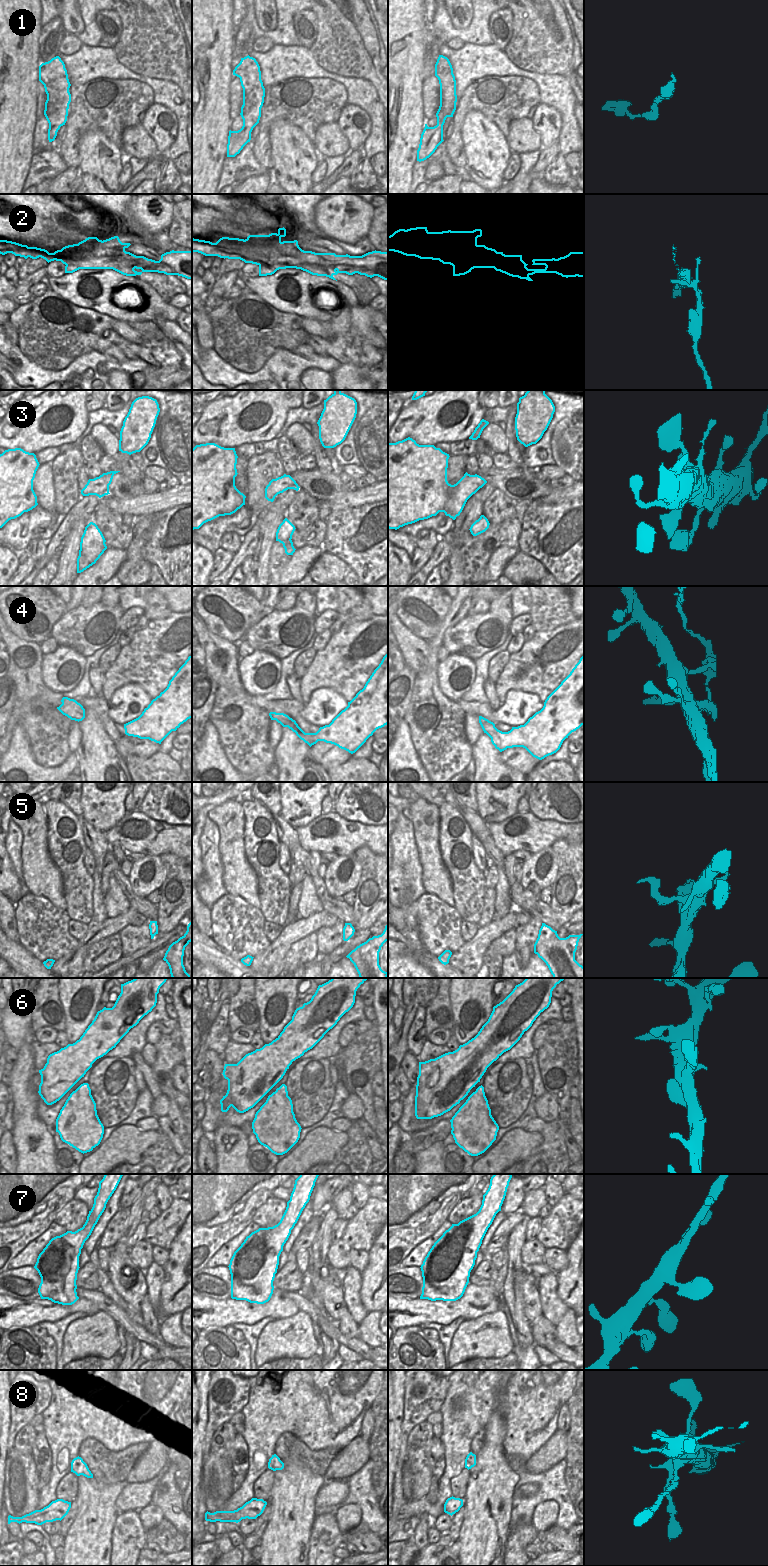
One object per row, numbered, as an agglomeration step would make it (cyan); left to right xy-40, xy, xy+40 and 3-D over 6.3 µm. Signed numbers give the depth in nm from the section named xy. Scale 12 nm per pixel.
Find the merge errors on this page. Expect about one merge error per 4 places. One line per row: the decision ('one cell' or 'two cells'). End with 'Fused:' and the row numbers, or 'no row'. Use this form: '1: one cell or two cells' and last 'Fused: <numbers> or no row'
1: one cell
2: two cells
3: one cell
4: one cell
5: one cell
6: one cell
7: one cell
8: one cell
Fused: 2

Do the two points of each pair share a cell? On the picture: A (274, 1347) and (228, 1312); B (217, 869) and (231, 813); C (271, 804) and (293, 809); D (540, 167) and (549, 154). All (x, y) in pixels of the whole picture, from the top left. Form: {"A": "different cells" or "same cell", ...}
{"A": "different cells", "B": "different cells", "C": "different cells", "D": "same cell"}

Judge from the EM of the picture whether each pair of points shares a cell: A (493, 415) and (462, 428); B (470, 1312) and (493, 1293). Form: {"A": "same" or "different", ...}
{"A": "different", "B": "same"}

